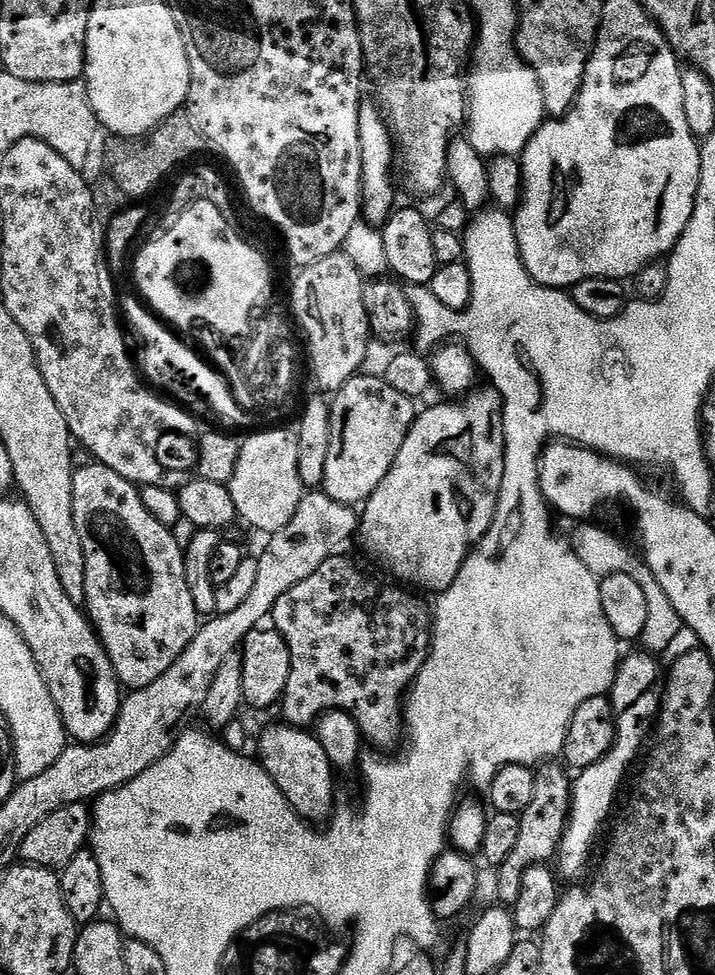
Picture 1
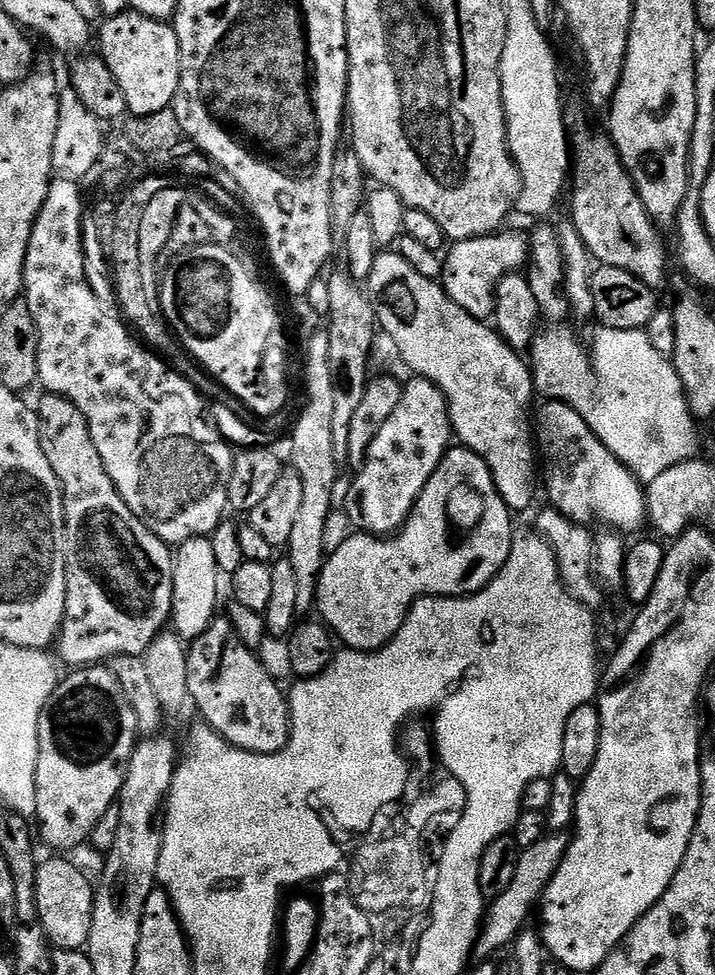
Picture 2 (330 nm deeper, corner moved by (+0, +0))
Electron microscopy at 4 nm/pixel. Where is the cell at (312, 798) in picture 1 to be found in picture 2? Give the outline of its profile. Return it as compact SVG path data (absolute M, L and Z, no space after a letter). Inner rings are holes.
M216 618L200 637L191 641L186 662L186 682L191 703L222 739L236 748L258 754L282 750L292 731L290 700L264 669L257 653L238 638L226 618Z

